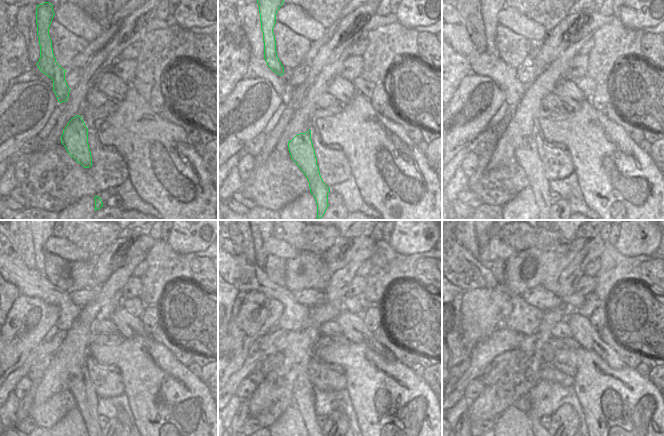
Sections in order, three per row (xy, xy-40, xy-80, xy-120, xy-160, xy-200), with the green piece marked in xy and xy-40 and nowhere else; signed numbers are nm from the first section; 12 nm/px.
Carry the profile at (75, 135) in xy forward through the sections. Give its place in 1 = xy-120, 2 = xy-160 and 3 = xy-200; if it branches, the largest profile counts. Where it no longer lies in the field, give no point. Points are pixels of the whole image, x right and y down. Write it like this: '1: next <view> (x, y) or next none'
1: next xy-120 (81, 386)
2: next xy-160 (303, 397)
3: next xy-200 (535, 422)

